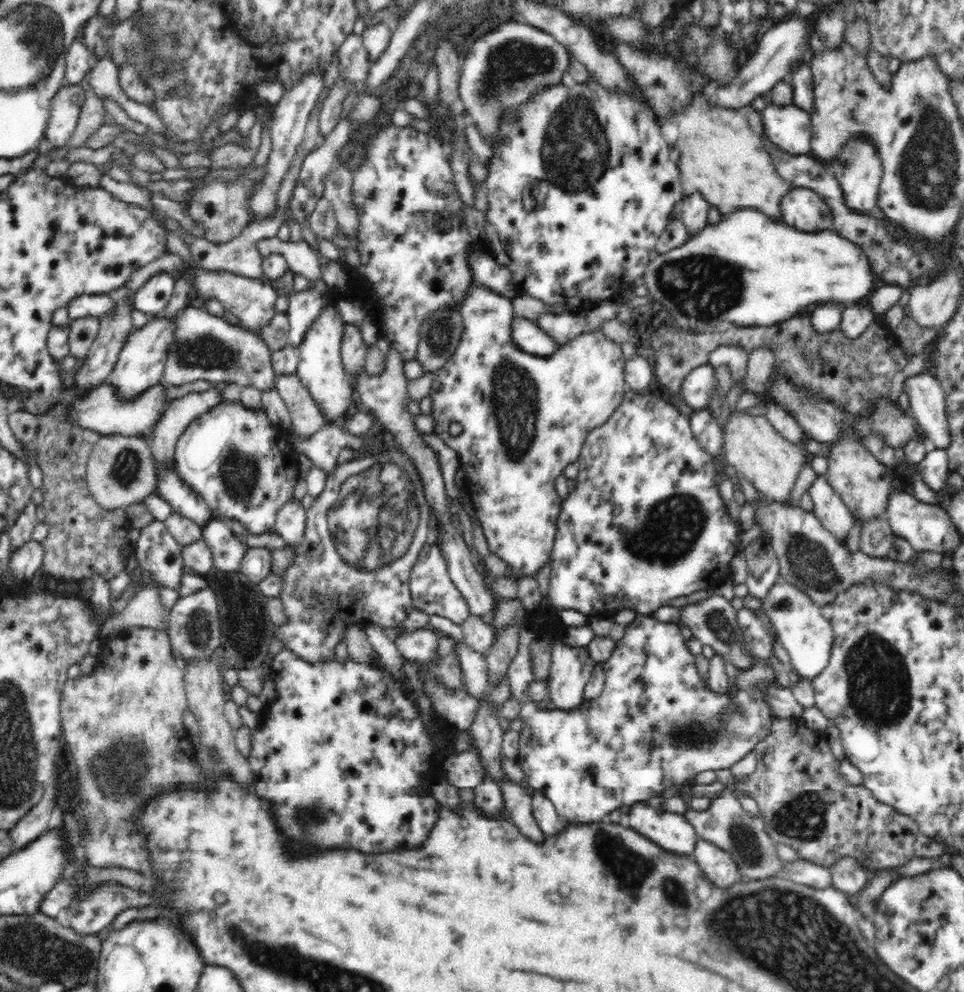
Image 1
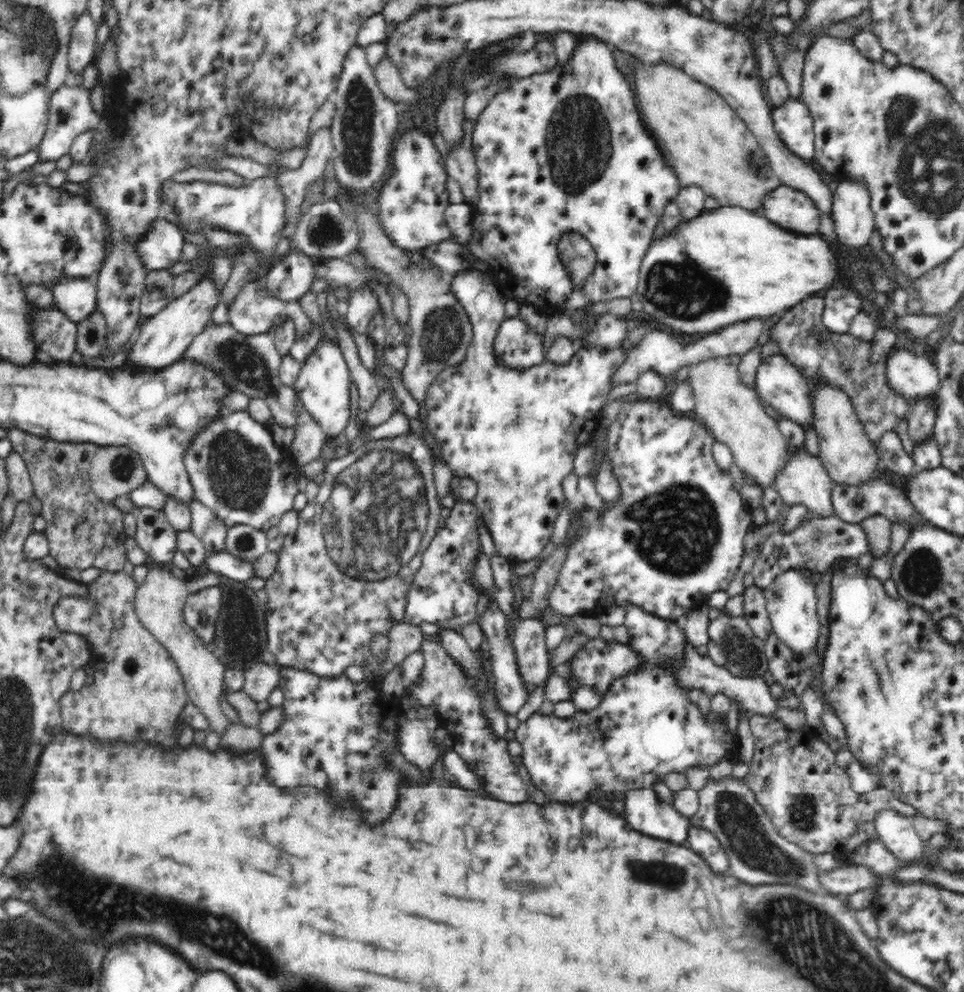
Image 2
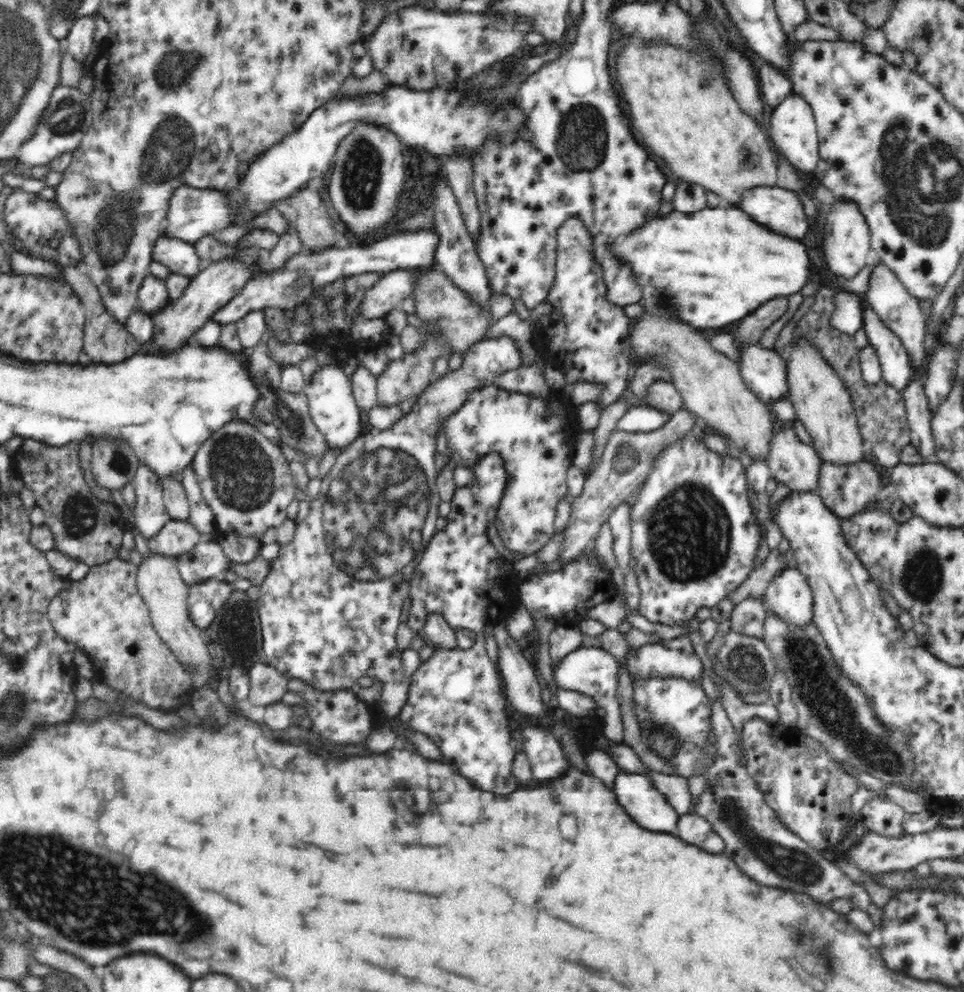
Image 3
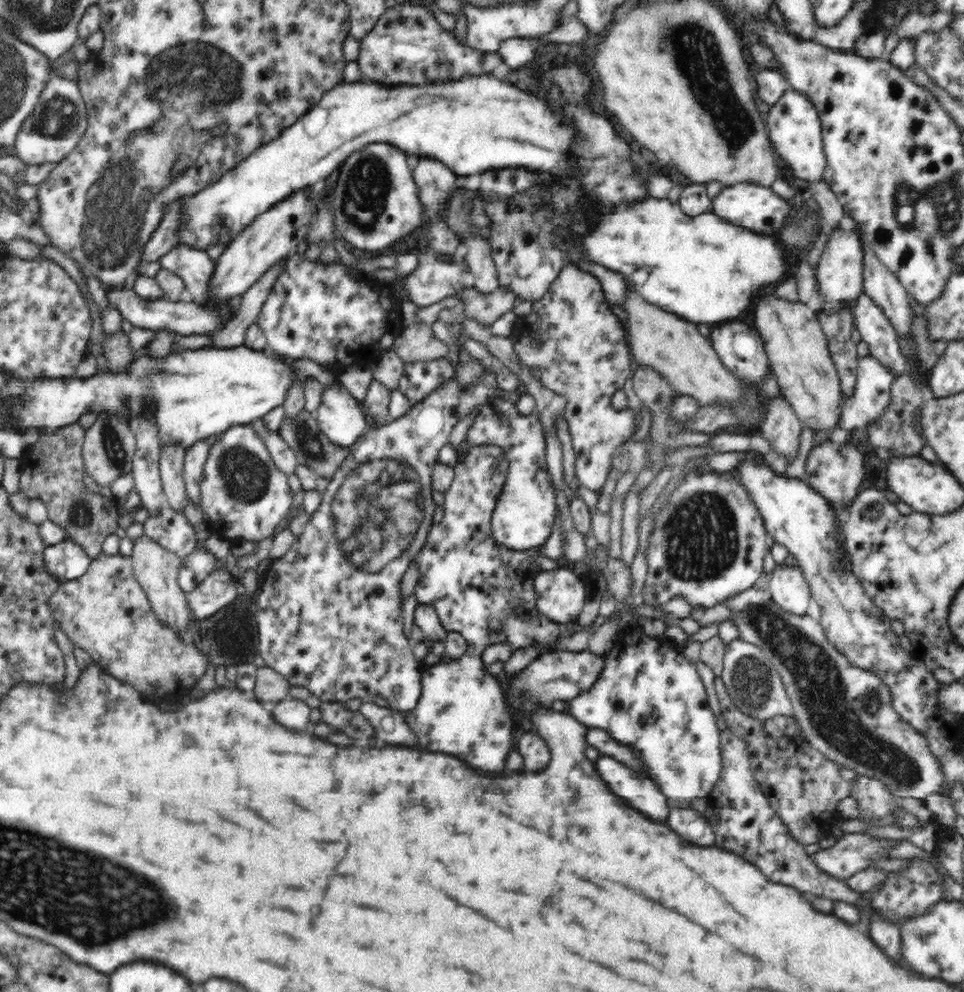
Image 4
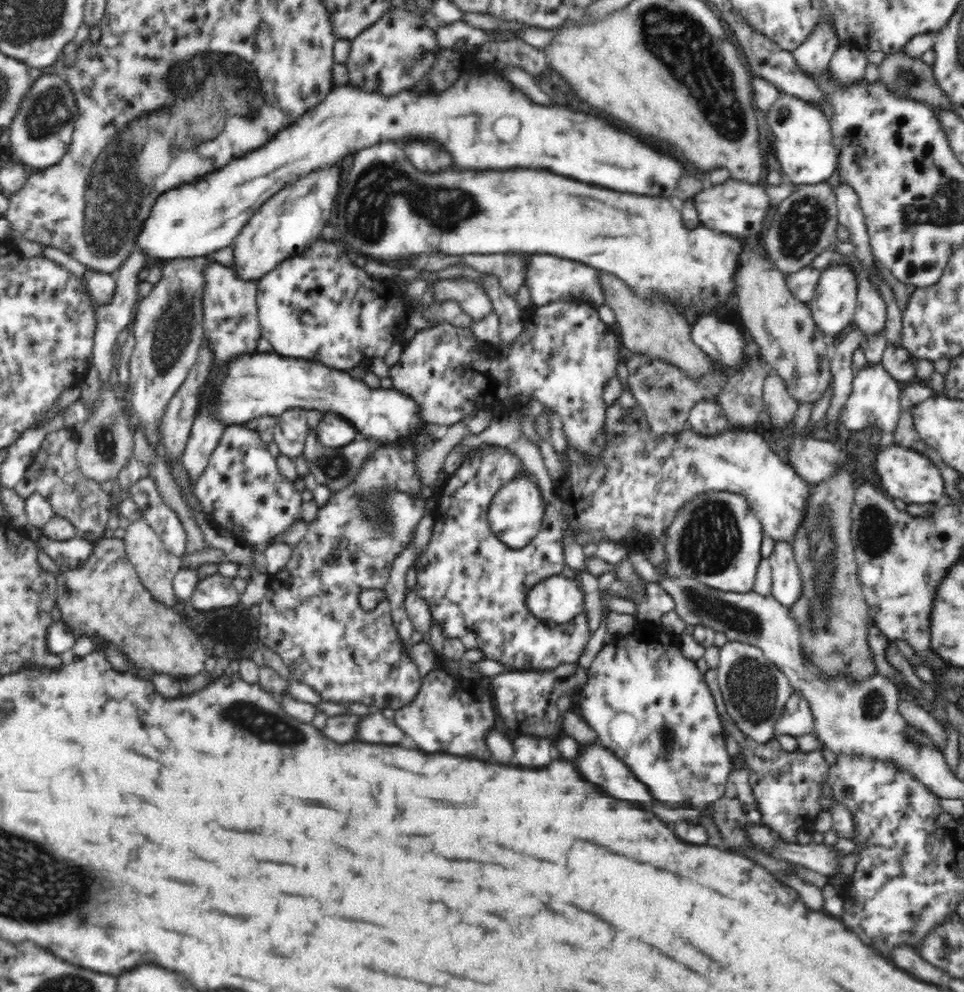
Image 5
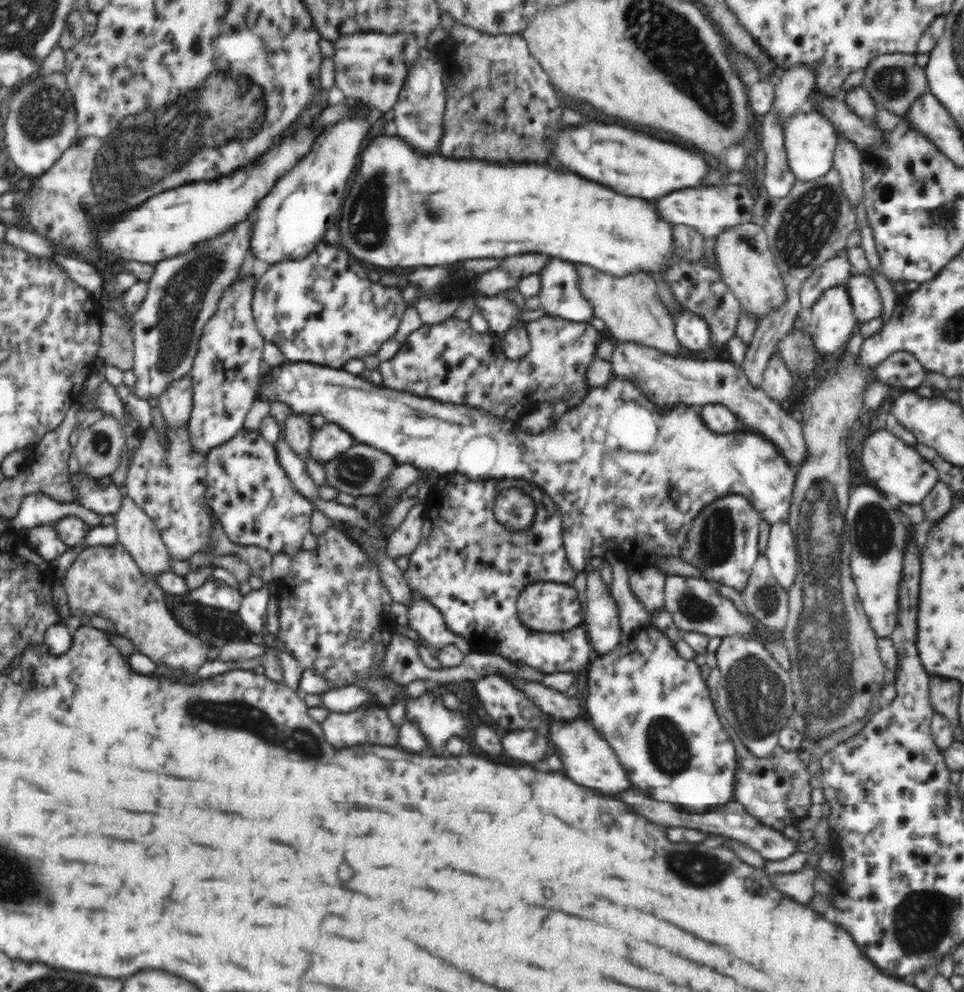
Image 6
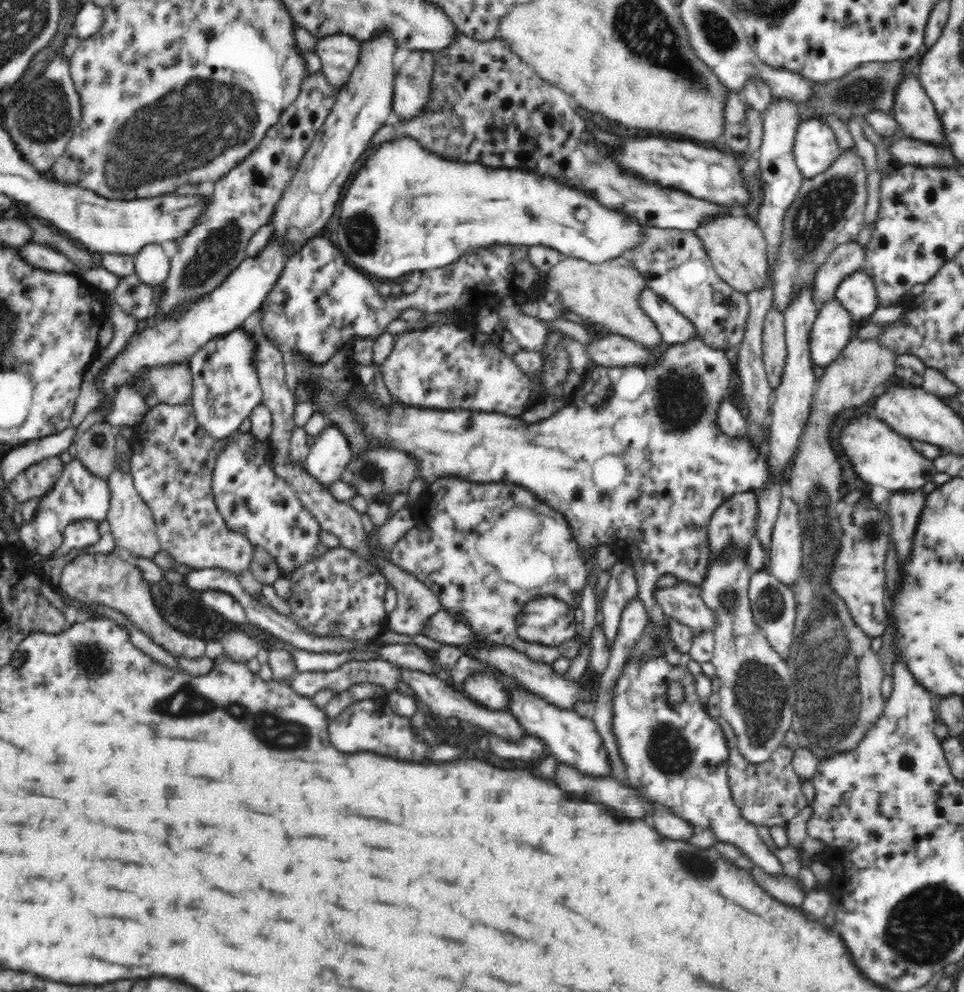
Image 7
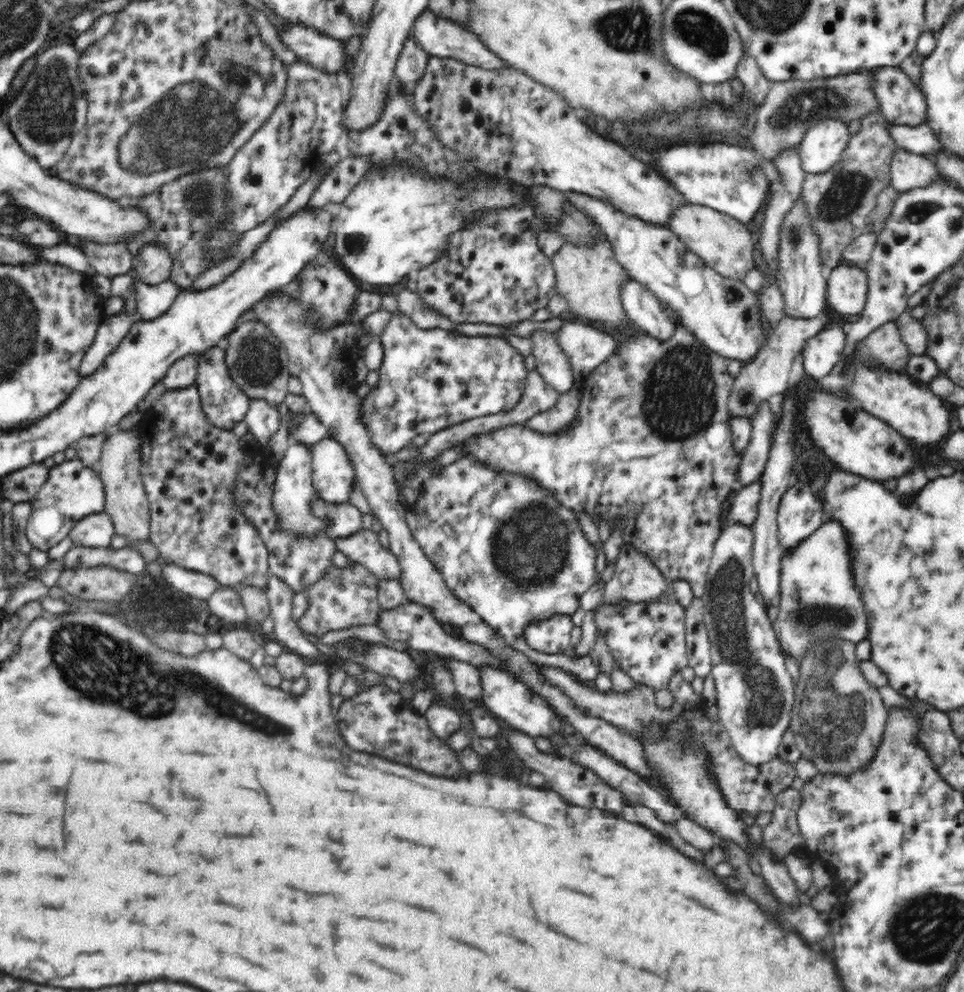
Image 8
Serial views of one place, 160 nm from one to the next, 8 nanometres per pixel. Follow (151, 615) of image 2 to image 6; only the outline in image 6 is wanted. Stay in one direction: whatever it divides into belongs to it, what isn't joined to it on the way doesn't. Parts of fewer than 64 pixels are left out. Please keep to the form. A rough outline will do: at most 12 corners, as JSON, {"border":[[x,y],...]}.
{"border":[[121,489],[118,543],[146,575],[170,572],[170,556],[146,512]]}

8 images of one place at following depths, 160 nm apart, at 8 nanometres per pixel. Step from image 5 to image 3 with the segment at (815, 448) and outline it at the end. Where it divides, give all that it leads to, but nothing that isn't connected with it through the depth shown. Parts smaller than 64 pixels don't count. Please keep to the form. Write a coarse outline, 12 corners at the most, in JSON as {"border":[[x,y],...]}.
{"border":[[823,461],[819,493],[841,520],[871,504],[886,484],[868,461]]}

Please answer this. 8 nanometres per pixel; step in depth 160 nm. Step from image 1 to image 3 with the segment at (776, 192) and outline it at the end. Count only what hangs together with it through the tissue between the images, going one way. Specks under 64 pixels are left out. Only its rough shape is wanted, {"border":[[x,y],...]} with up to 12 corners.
{"border":[[632,36],[616,60],[636,134],[730,206],[777,150],[706,52]]}

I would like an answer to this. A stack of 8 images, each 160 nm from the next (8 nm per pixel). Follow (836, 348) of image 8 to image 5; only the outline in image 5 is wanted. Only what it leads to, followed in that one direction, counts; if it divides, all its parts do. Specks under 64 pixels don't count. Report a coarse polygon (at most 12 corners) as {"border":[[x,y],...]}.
{"border":[[847,262],[821,270],[807,306],[826,337],[851,329],[859,276]]}

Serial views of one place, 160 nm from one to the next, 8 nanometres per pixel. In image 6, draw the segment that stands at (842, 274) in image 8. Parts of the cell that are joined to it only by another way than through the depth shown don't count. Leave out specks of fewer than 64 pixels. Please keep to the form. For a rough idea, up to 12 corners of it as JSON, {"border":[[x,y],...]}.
{"border":[[852,275],[843,287],[858,321],[880,316],[871,278]]}

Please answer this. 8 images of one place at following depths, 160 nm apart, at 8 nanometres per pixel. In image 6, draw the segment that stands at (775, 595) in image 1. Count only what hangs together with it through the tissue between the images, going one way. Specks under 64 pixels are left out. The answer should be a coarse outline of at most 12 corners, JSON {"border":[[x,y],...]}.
{"border":[[789,522],[771,524],[764,555],[788,591],[800,570]]}

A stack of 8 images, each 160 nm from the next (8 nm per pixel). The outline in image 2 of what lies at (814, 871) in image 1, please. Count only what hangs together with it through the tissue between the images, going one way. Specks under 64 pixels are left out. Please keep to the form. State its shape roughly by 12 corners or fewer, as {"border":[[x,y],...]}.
{"border":[[852,865],[819,871],[829,893],[847,896],[876,887],[874,873]]}

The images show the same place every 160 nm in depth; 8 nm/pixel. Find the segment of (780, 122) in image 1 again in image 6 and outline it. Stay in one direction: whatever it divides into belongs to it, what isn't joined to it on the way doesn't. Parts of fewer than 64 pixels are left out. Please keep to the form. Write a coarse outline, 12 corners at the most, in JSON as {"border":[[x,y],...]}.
{"border":[[798,112],[786,124],[789,166],[814,180],[833,168],[832,122]]}

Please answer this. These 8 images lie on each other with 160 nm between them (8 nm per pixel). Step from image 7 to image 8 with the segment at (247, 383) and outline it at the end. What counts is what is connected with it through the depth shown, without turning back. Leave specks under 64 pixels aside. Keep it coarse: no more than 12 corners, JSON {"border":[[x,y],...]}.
{"border":[[223,345],[199,355],[195,385],[208,420],[232,430],[250,398],[235,387]]}

